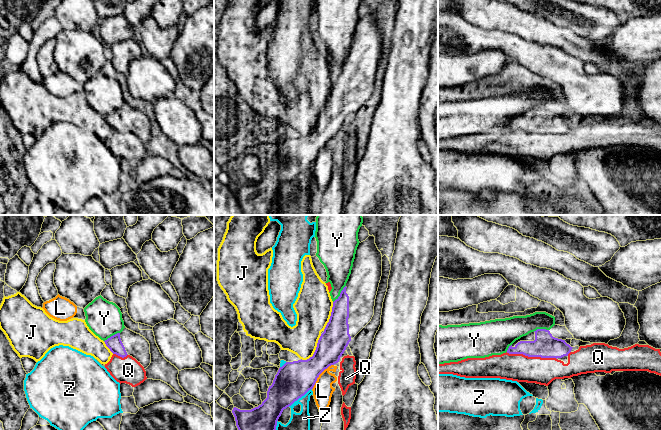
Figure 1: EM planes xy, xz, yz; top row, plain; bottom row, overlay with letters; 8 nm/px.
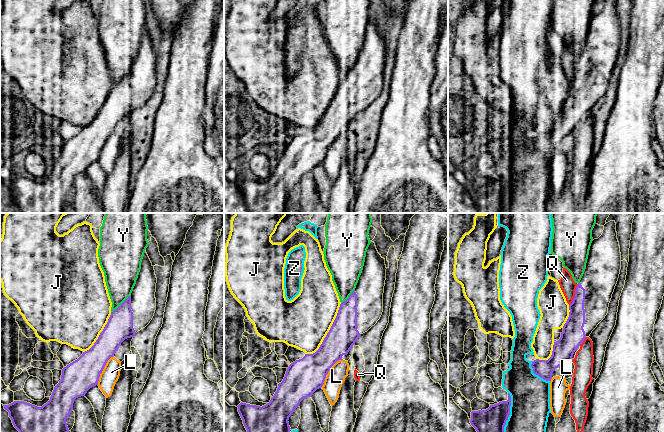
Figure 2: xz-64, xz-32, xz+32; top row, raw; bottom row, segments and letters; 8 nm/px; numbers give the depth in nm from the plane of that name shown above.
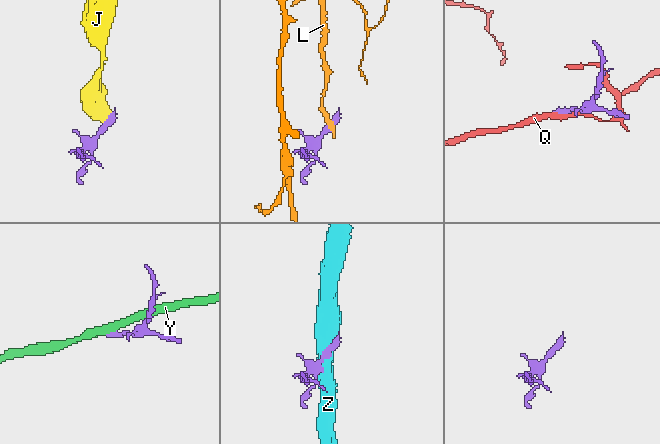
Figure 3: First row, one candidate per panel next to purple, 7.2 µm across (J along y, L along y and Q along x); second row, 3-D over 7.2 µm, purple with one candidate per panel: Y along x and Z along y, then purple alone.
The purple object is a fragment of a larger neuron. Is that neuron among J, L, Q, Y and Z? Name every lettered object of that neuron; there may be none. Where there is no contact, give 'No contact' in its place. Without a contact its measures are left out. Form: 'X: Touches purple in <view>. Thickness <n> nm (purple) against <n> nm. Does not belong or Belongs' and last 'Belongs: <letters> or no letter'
J: Touches purple in xz. Thickness 260 nm (purple) against 260 nm. Does not belong
L: Touches purple in xz. Thickness 300 nm (purple) against 160 nm. Does not belong
Q: Touches purple in yz. Thickness 190 nm (purple) against 220 nm. Does not belong
Y: Touches purple in xz. Thickness 160 nm (purple) against 220 nm. Does not belong
Z: Touches purple in xz. Thickness 300 nm (purple) against 190 nm. Does not belong
Belongs: no letter

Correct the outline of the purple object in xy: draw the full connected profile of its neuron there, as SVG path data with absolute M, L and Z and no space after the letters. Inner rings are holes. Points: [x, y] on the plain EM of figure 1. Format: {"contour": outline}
{"contour": "M126 103L121 109L117 109L104 117L113 130L122 134L127 131L135 134L146 145L151 139L150 120L140 110Z"}

